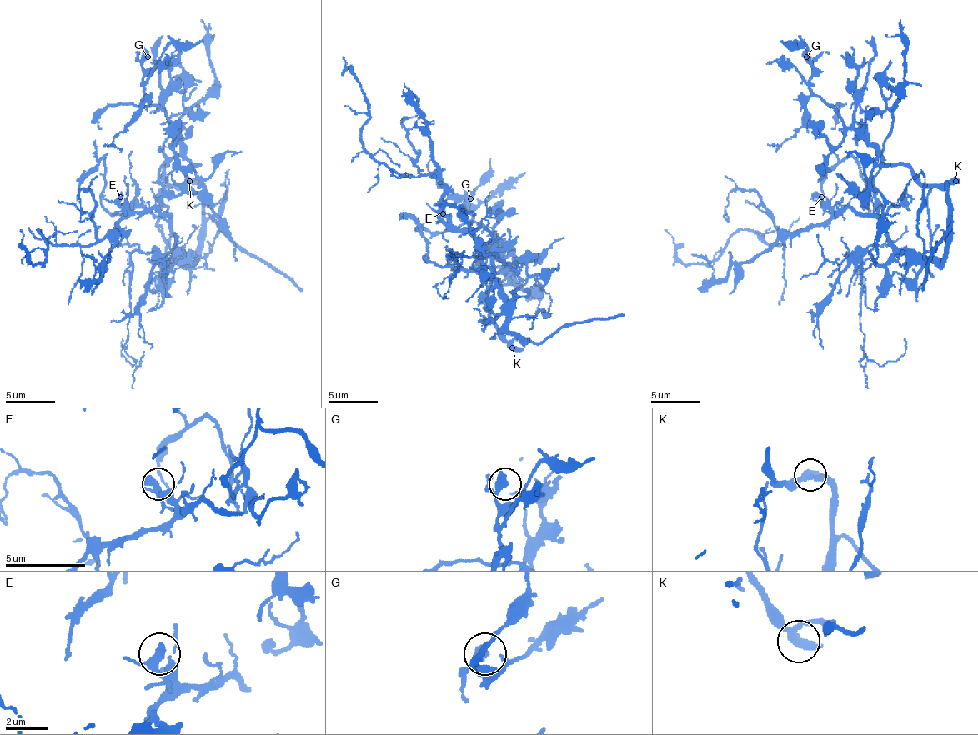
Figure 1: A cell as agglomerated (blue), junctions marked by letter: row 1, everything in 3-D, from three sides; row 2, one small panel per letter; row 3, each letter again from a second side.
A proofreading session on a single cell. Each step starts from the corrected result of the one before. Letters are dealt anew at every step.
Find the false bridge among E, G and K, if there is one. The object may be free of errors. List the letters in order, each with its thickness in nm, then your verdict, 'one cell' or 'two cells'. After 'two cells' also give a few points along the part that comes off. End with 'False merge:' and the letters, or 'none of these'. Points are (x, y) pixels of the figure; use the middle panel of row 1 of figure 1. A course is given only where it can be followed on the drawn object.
E: 360 nm | one cell
G: 400 nm | one cell
K: 400 nm | one cell
False merge: none of these

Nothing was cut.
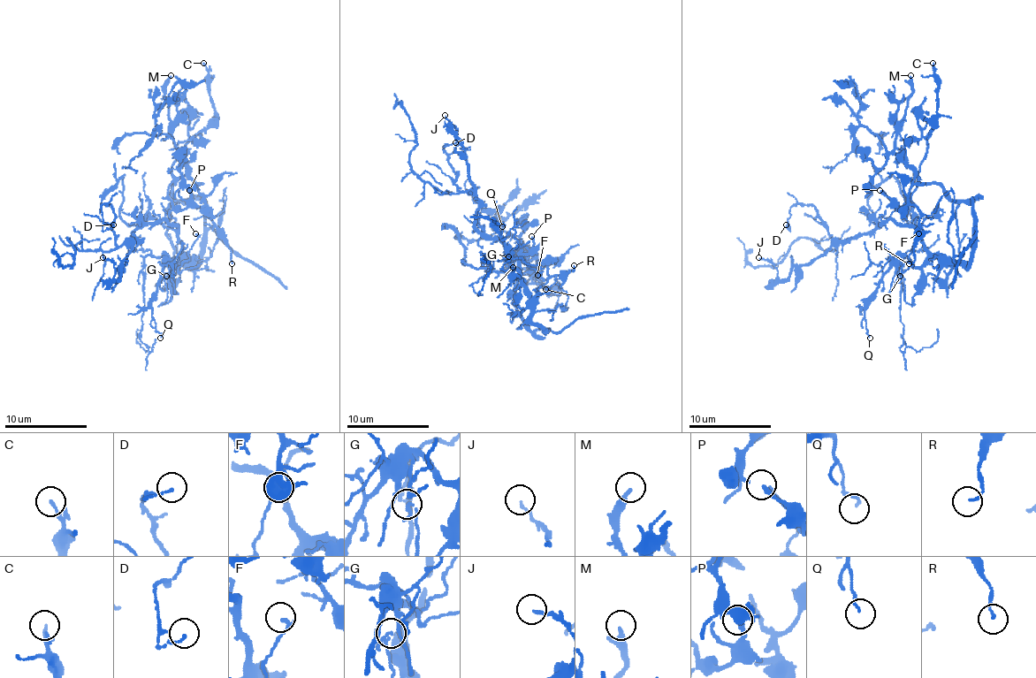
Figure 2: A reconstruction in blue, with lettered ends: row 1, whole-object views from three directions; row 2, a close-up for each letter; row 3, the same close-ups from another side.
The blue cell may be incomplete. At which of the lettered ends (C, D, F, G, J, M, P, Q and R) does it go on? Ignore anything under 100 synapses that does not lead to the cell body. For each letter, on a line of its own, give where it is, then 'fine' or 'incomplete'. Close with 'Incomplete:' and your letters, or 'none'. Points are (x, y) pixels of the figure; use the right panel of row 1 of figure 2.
C: (933, 63) | fine
D: (786, 224) | fine
F: (918, 233) | fine
G: (900, 276) | fine
J: (758, 257) | fine
M: (910, 75) | fine
P: (879, 190) | fine
Q: (870, 338) | fine
R: (909, 263) | fine
Incomplete: none

